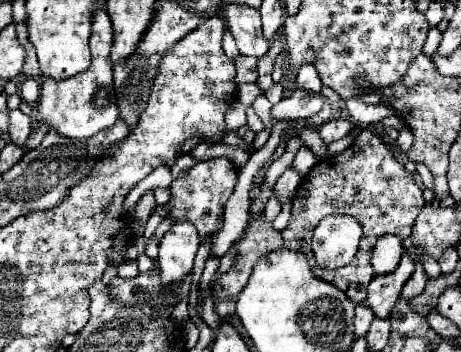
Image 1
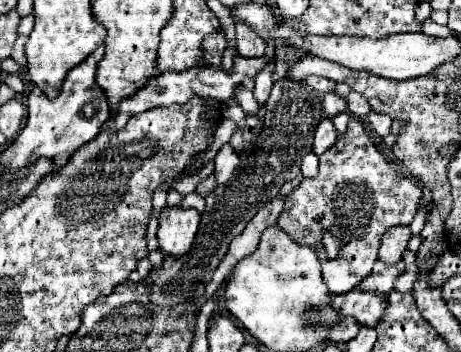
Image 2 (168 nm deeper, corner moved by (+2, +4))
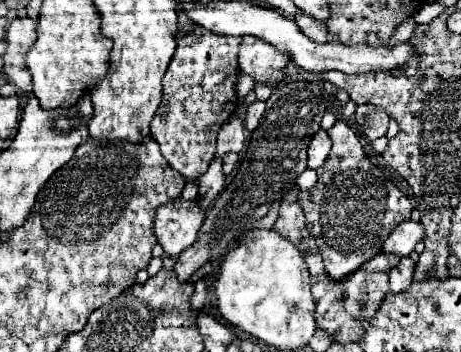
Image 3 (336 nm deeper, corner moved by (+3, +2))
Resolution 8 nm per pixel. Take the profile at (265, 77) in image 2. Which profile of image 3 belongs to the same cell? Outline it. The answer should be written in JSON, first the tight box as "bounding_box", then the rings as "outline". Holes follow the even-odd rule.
{"bounding_box":[245,100,265,130],"outline":[[[255,100],[253,104],[249,104],[249,106],[247,106],[245,128],[247,128],[247,130],[255,130],[255,126],[257,126],[257,122],[259,122],[259,118],[263,116],[263,112],[265,112],[265,102]]]}

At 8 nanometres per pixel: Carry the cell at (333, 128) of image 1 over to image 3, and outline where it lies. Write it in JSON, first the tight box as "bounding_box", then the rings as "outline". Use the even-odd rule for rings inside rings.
{"bounding_box":[307,128,331,170],"outline":[[[321,128],[321,130],[313,136],[313,140],[309,142],[309,148],[307,148],[307,154],[309,154],[307,166],[313,168],[313,170],[321,168],[323,162],[325,162],[325,158],[329,156],[329,150],[331,150],[331,138],[329,138],[327,130]]]}

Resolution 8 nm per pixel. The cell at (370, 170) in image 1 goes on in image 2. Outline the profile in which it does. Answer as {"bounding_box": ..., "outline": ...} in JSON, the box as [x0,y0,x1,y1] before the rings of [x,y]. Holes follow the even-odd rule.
{"bounding_box":[278,118,420,294],"outline":[[[350,118],[346,132],[340,134],[336,144],[320,156],[318,176],[302,180],[286,198],[278,226],[298,244],[316,250],[328,290],[332,294],[344,294],[372,272],[384,232],[392,226],[410,226],[420,198],[420,184],[398,176],[374,148],[362,124],[356,118]],[[322,230],[332,230],[338,238],[348,240],[348,248],[342,248],[332,260],[326,258],[322,254]]]}

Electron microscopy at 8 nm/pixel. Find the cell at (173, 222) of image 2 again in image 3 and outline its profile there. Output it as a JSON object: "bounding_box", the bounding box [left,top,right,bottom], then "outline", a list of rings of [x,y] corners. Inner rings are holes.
{"bounding_box":[153,198,203,258],"outline":[[[175,198],[171,204],[159,206],[153,226],[155,226],[155,236],[159,244],[163,246],[165,254],[175,258],[179,256],[185,248],[189,248],[197,232],[203,224],[203,212],[199,204]]]}

